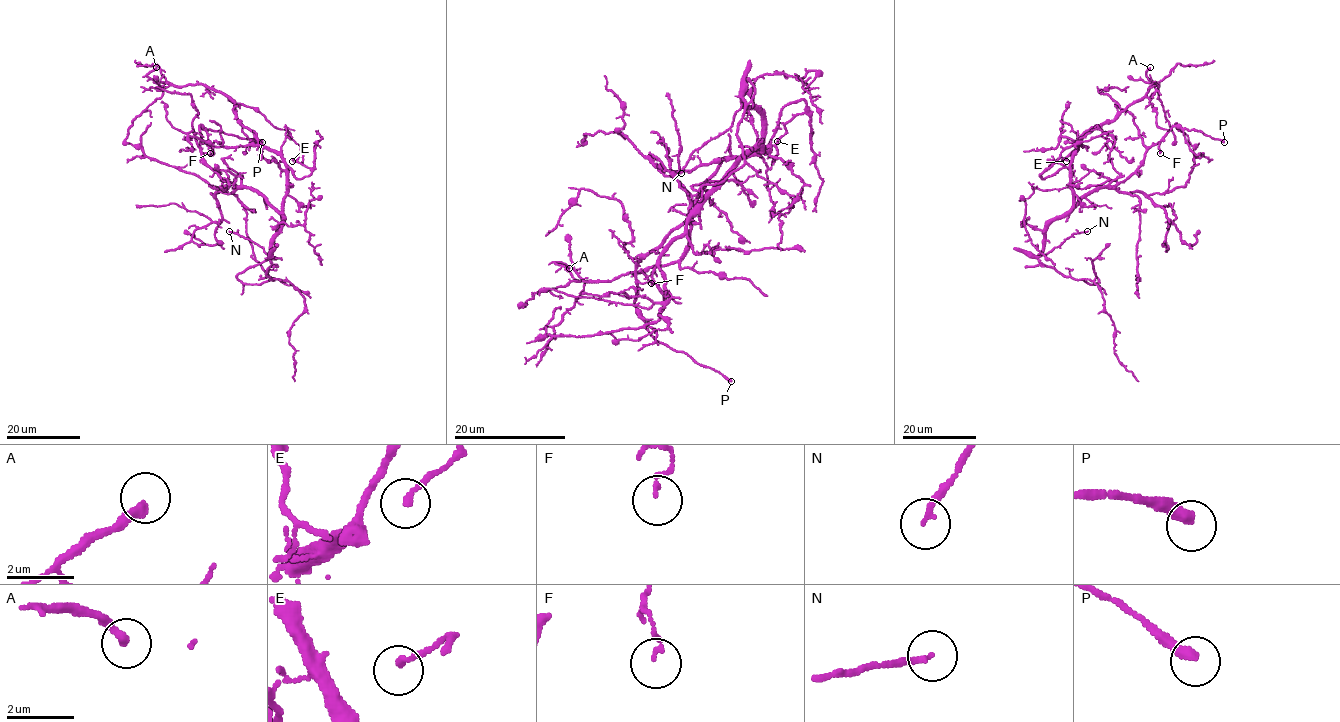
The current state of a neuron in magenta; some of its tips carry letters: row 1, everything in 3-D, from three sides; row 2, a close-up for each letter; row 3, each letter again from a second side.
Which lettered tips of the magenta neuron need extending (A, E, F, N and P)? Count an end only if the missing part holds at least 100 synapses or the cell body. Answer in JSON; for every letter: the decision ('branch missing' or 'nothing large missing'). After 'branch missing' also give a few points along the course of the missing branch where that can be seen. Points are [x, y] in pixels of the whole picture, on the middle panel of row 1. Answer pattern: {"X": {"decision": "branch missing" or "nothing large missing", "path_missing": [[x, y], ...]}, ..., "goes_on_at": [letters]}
{"A": {"decision": "nothing large missing"}, "E": {"decision": "nothing large missing"}, "F": {"decision": "nothing large missing"}, "N": {"decision": "nothing large missing"}, "P": {"decision": "nothing large missing"}, "goes_on_at": []}

